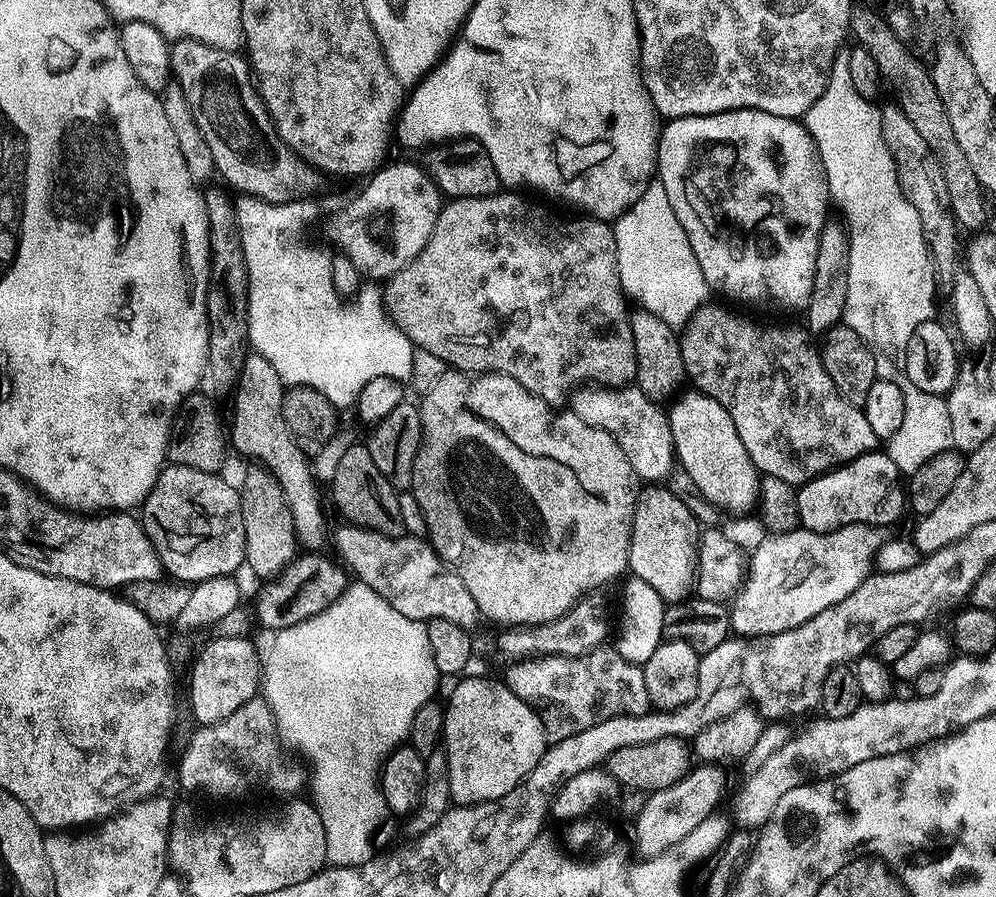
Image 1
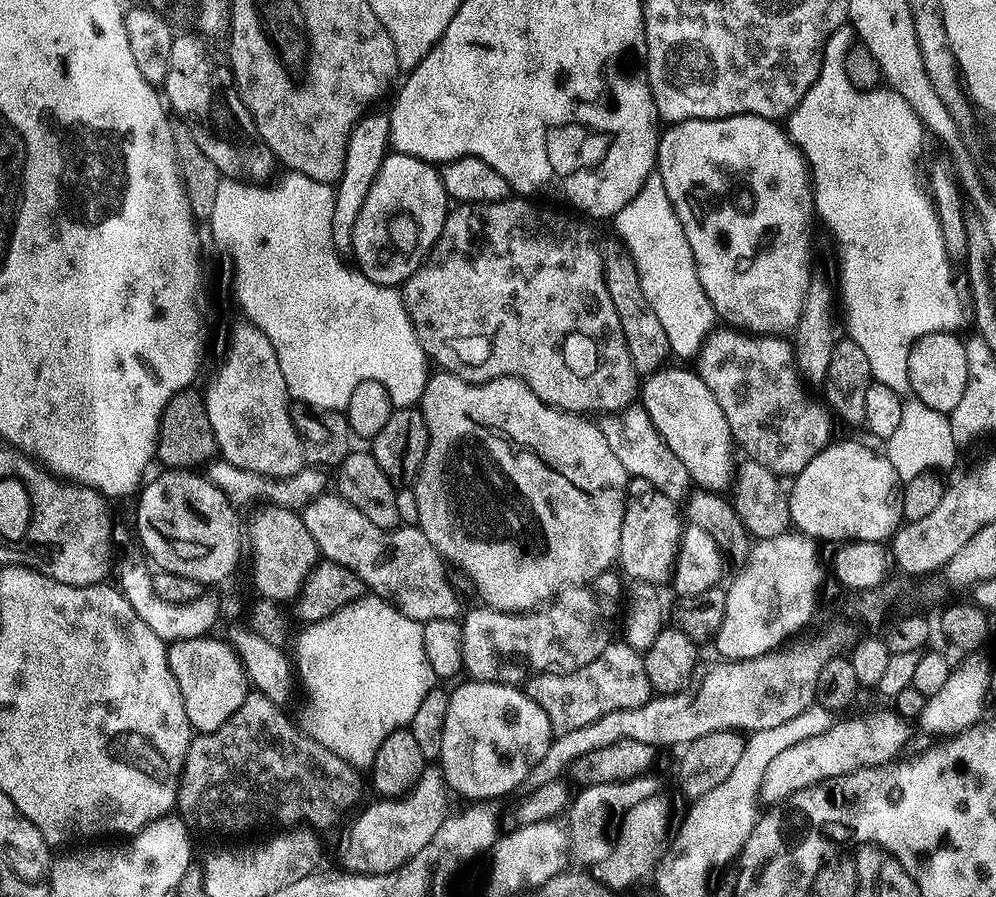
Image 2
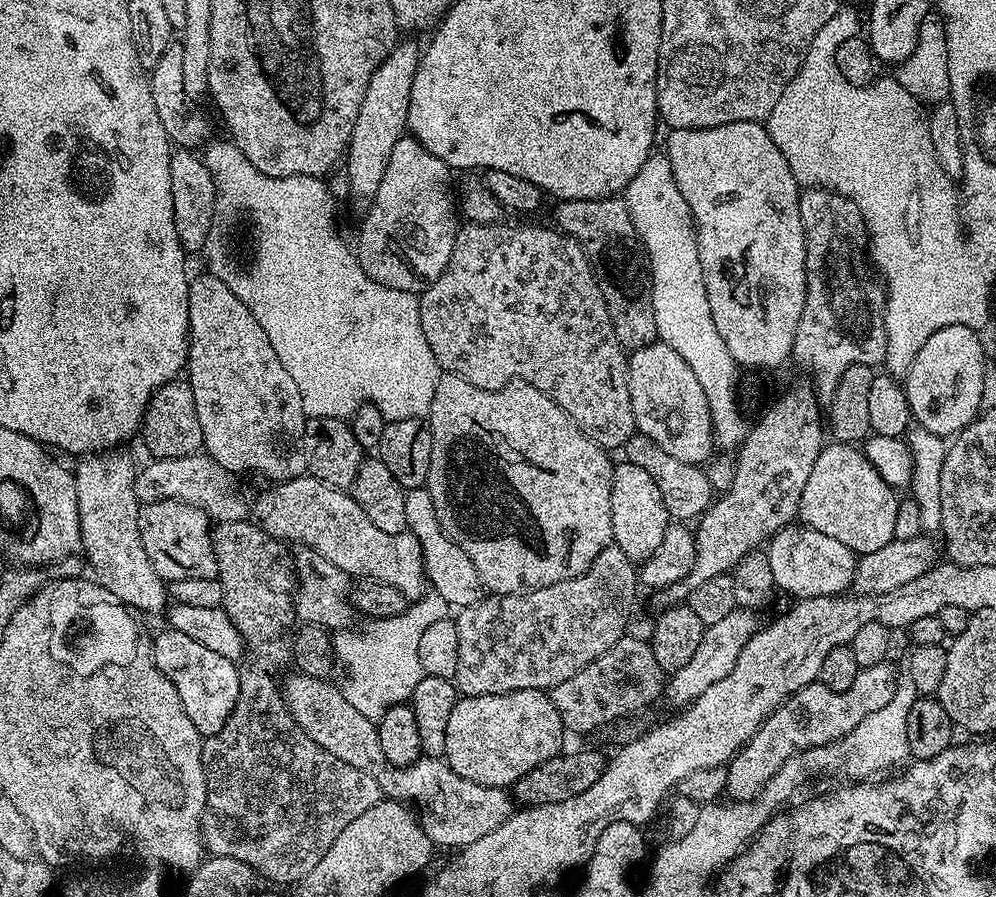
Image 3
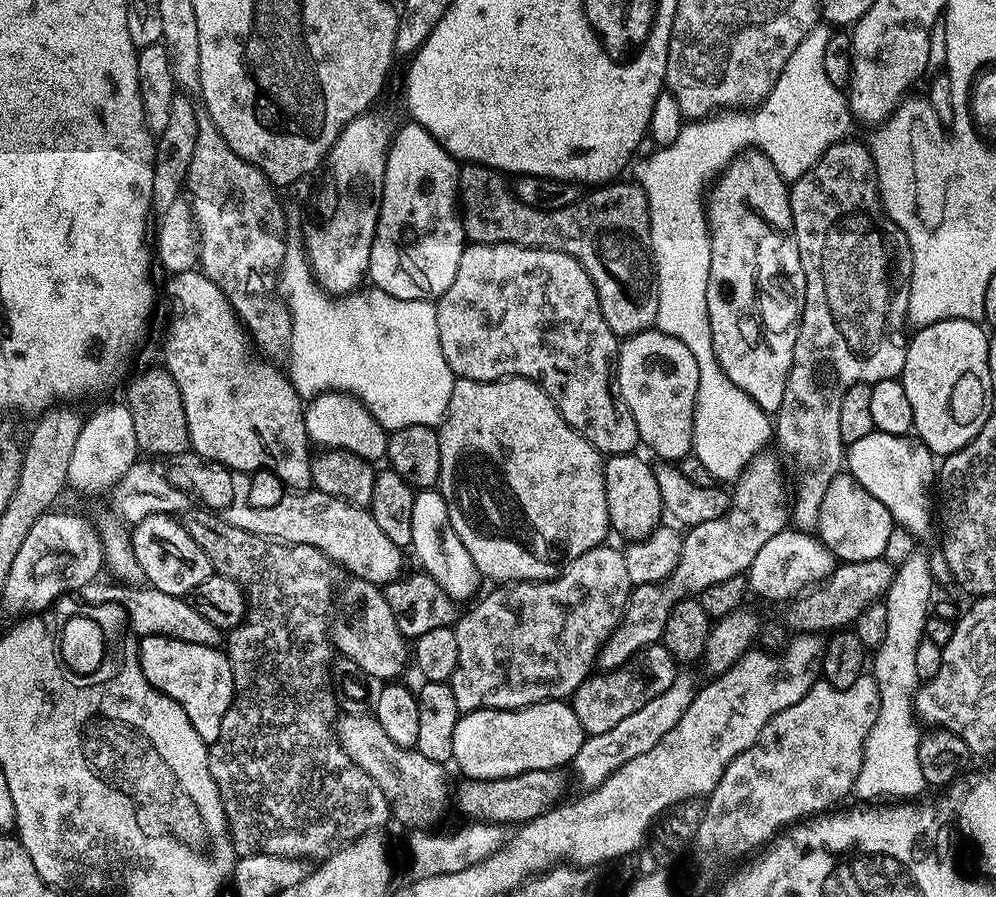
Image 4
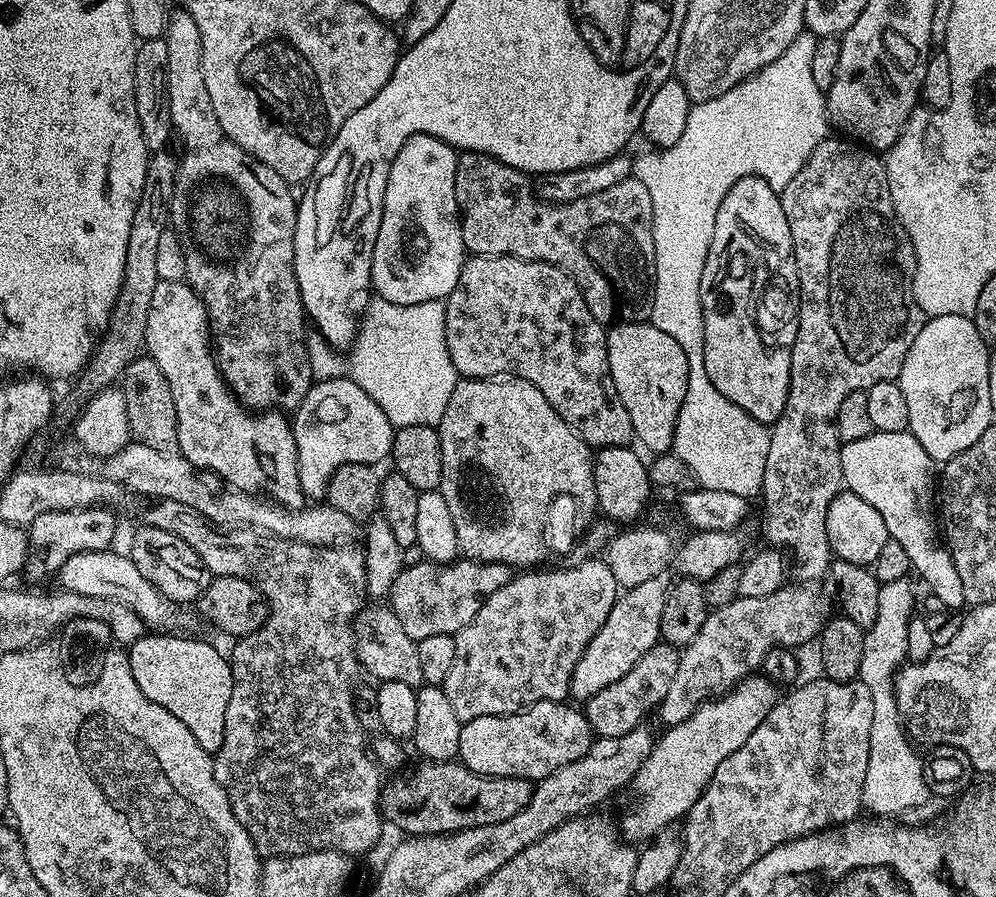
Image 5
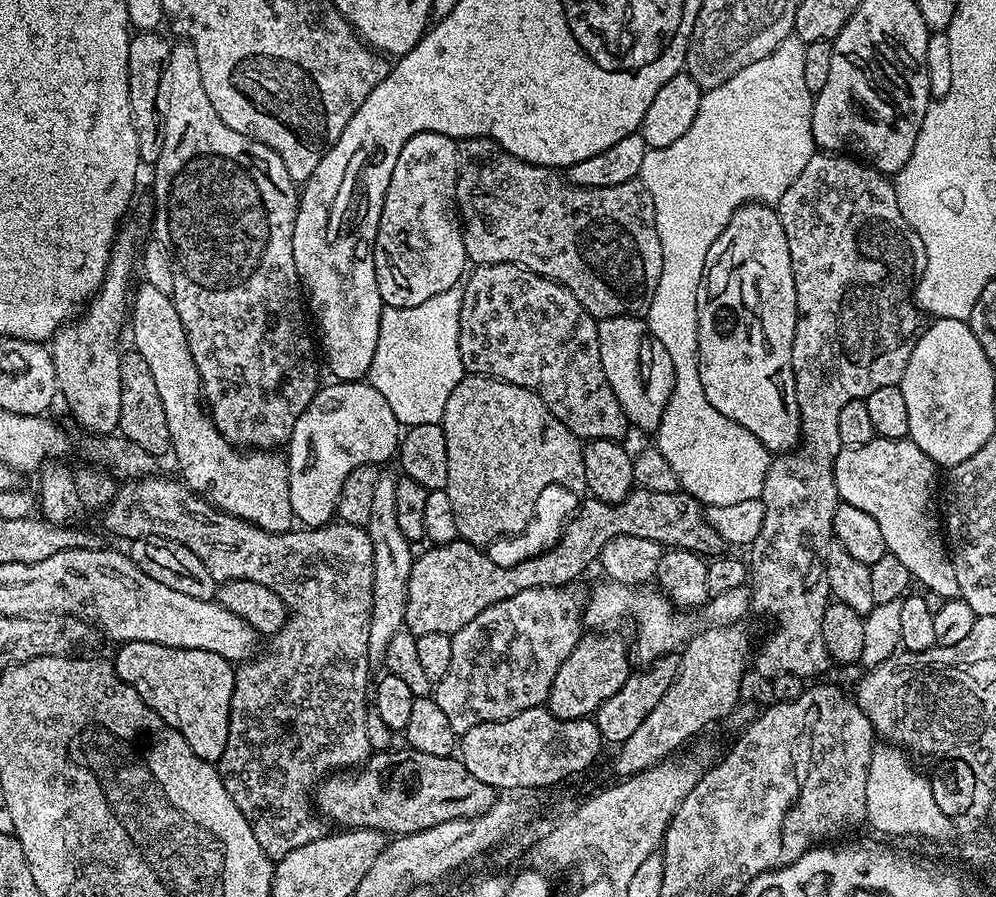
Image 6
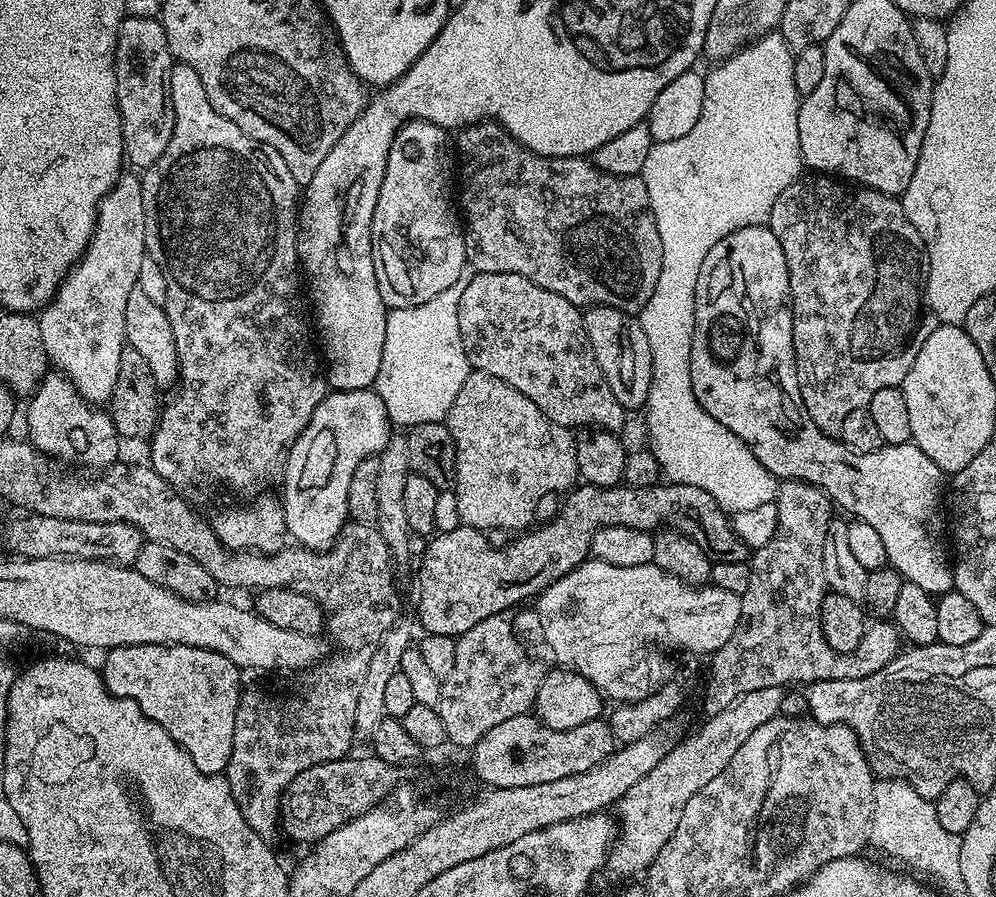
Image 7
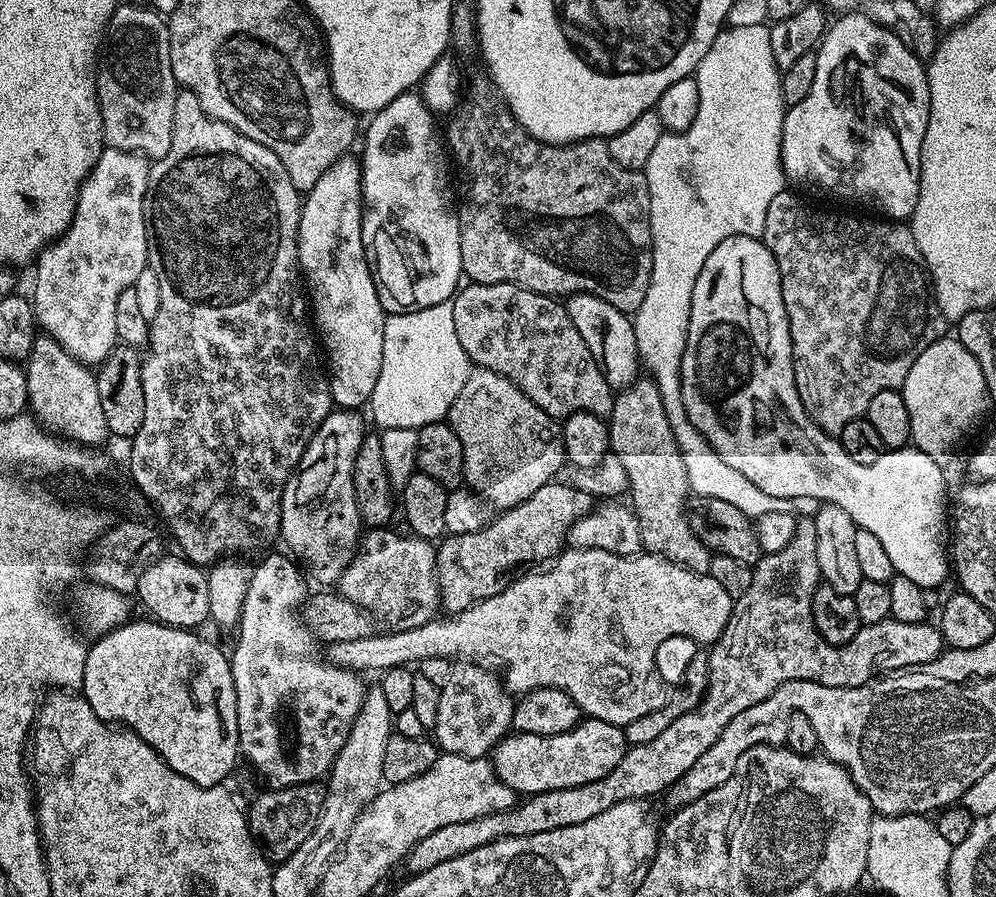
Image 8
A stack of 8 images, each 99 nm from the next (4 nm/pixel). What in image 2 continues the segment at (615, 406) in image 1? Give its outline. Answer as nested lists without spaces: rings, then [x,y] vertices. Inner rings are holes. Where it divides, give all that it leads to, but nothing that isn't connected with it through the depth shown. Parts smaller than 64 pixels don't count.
[[[633,406],[624,409],[623,412],[607,415],[599,421],[600,429],[604,432],[606,442],[610,442],[610,450],[614,450],[618,462],[627,470],[629,477],[646,478],[666,498],[677,502],[687,501],[690,495],[690,489],[693,487],[690,474],[686,466],[682,466],[682,461],[666,446],[662,434],[654,430],[654,424],[650,422],[650,416],[646,414],[643,406]]]

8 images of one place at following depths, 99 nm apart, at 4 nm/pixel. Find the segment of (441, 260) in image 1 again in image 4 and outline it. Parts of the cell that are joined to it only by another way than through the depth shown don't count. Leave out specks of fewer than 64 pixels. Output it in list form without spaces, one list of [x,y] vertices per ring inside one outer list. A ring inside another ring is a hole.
[[[473,244],[464,249],[462,258],[458,258],[458,274],[454,274],[454,282],[450,282],[450,290],[442,294],[436,301],[436,317],[438,318],[438,342],[442,342],[442,358],[450,366],[453,376],[462,380],[502,380],[509,376],[521,376],[533,380],[541,390],[554,402],[554,406],[562,414],[562,418],[578,434],[582,434],[605,457],[635,453],[640,444],[638,426],[634,426],[634,414],[621,400],[616,387],[616,358],[620,354],[618,338],[606,326],[606,318],[602,318],[602,306],[598,302],[598,294],[590,274],[578,261],[557,248],[528,248],[524,244]]]

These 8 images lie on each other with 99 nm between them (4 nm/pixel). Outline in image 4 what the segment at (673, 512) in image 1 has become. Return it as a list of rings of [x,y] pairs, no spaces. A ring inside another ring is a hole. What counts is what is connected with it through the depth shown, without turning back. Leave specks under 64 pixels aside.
[[[627,452],[610,456],[604,462],[606,478],[606,510],[611,531],[625,536],[625,541],[644,540],[654,529],[661,527],[660,516],[665,515],[662,493],[658,491],[658,478],[655,467],[640,457],[640,454]]]

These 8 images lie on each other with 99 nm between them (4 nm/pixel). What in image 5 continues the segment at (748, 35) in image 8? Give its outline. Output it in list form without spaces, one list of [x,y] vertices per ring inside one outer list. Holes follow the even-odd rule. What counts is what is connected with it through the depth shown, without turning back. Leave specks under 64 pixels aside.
[[[807,30],[800,32],[798,38],[794,38],[794,42],[790,42],[790,46],[786,46],[786,50],[782,50],[782,54],[778,58],[774,58],[774,62],[770,62],[770,66],[766,66],[762,71],[757,72],[755,76],[748,77],[738,86],[726,90],[726,94],[722,94],[719,100],[705,100],[692,106],[689,110],[689,116],[686,118],[686,126],[682,131],[682,138],[678,140],[676,145],[672,148],[649,151],[649,156],[639,157],[637,155],[634,160],[635,179],[640,180],[642,186],[646,186],[646,190],[650,190],[650,202],[654,206],[652,229],[654,230],[654,254],[656,255],[656,285],[654,286],[654,302],[652,303],[650,322],[654,326],[658,326],[658,330],[670,334],[670,338],[674,338],[674,342],[678,342],[678,346],[682,346],[682,354],[686,354],[686,362],[688,363],[688,389],[686,390],[686,398],[678,410],[678,422],[674,430],[671,451],[678,458],[682,458],[682,462],[686,462],[686,466],[696,475],[696,483],[699,487],[709,488],[710,490],[724,490],[726,494],[738,494],[739,496],[747,496],[749,498],[755,497],[754,494],[757,495],[762,486],[762,478],[766,470],[766,450],[770,450],[770,432],[765,425],[758,423],[750,414],[746,414],[746,410],[734,406],[734,402],[730,402],[730,398],[718,394],[718,390],[712,385],[710,378],[706,374],[706,362],[704,361],[704,315],[702,314],[702,302],[700,301],[700,283],[702,282],[702,270],[706,266],[708,247],[714,234],[714,222],[718,214],[718,206],[726,193],[744,176],[761,176],[770,187],[777,190],[784,189],[790,182],[790,178],[794,178],[794,174],[798,174],[798,170],[802,170],[806,158],[810,158],[812,151],[829,135],[830,121],[828,119],[826,92],[825,89],[819,88],[816,85],[814,82],[814,70],[810,70],[810,62],[814,62],[814,46],[816,42],[817,37],[813,36],[811,32]]]

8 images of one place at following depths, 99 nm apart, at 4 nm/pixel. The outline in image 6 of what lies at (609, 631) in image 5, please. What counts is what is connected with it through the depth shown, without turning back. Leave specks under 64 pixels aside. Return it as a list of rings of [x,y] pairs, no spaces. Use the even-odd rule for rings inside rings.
[[[585,635],[581,639],[575,650],[570,654],[570,658],[566,658],[566,662],[562,662],[562,666],[552,683],[546,707],[559,720],[582,720],[591,717],[602,706],[602,702],[606,702],[606,698],[614,698],[614,694],[618,694],[618,690],[622,690],[622,686],[627,682],[630,675],[630,669],[628,669],[628,656],[630,660],[629,645],[627,648],[616,636],[592,635],[596,636]]]

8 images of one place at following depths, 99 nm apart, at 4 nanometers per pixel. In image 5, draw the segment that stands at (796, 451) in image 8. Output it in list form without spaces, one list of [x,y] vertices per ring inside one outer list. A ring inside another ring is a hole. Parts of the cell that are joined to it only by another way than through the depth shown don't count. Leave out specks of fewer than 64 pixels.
[[[744,176],[726,193],[718,206],[714,234],[708,247],[706,266],[702,270],[700,301],[704,315],[704,361],[710,382],[716,387],[718,394],[730,398],[730,402],[734,402],[734,406],[746,410],[746,414],[753,416],[758,423],[765,426],[775,424],[786,406],[790,390],[792,347],[796,337],[796,318],[800,315],[800,276],[796,272],[796,259],[792,253],[792,239],[790,238],[790,222],[786,222],[786,210],[782,210],[780,192],[770,187],[761,176]],[[872,431],[866,438],[858,438],[850,445],[850,452],[852,456],[848,454],[841,455],[840,461],[842,462],[842,474],[844,475],[844,484],[847,491],[858,494],[858,498],[866,498],[866,502],[870,502],[870,506],[874,506],[874,510],[878,510],[878,514],[882,514],[882,518],[886,522],[886,530],[889,537],[898,542],[898,546],[902,546],[902,550],[906,550],[906,558],[910,558],[915,575],[924,576],[924,580],[929,584],[928,588],[930,592],[937,595],[938,598],[942,598],[945,602],[945,606],[948,610],[960,610],[965,607],[966,601],[964,599],[964,591],[962,590],[962,578],[958,578],[958,566],[954,566],[952,561],[952,555],[948,553],[947,547],[942,543],[941,537],[932,529],[932,516],[934,520],[934,472],[932,476],[932,468],[934,468],[934,462],[930,458],[930,454],[926,454],[926,450],[922,450],[922,446],[918,442],[918,438],[914,438],[912,433],[906,432],[877,432]]]

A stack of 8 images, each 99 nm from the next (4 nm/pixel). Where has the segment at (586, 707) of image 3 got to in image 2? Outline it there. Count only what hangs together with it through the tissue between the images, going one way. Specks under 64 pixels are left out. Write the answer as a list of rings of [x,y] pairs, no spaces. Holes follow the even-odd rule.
[[[626,642],[606,646],[594,662],[586,662],[586,666],[573,672],[544,672],[533,676],[527,681],[526,691],[530,699],[546,710],[546,718],[550,718],[550,726],[556,734],[590,726],[590,722],[614,710],[634,710],[654,695],[650,678],[646,678],[643,655]]]

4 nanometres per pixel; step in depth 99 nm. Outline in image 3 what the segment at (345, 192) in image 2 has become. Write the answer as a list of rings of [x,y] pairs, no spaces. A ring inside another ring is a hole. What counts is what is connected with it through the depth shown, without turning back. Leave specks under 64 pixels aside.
[[[401,39],[384,59],[382,66],[370,74],[370,83],[366,86],[358,118],[354,118],[354,130],[346,153],[348,188],[361,206],[367,205],[374,194],[378,194],[378,186],[382,186],[382,174],[386,174],[386,165],[390,162],[390,153],[408,132],[410,90],[414,90],[414,74],[420,65],[421,55],[421,45]]]

